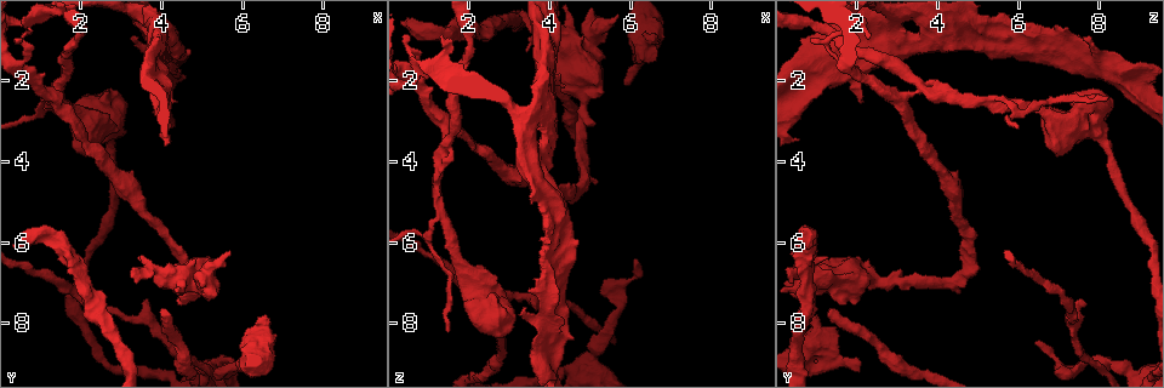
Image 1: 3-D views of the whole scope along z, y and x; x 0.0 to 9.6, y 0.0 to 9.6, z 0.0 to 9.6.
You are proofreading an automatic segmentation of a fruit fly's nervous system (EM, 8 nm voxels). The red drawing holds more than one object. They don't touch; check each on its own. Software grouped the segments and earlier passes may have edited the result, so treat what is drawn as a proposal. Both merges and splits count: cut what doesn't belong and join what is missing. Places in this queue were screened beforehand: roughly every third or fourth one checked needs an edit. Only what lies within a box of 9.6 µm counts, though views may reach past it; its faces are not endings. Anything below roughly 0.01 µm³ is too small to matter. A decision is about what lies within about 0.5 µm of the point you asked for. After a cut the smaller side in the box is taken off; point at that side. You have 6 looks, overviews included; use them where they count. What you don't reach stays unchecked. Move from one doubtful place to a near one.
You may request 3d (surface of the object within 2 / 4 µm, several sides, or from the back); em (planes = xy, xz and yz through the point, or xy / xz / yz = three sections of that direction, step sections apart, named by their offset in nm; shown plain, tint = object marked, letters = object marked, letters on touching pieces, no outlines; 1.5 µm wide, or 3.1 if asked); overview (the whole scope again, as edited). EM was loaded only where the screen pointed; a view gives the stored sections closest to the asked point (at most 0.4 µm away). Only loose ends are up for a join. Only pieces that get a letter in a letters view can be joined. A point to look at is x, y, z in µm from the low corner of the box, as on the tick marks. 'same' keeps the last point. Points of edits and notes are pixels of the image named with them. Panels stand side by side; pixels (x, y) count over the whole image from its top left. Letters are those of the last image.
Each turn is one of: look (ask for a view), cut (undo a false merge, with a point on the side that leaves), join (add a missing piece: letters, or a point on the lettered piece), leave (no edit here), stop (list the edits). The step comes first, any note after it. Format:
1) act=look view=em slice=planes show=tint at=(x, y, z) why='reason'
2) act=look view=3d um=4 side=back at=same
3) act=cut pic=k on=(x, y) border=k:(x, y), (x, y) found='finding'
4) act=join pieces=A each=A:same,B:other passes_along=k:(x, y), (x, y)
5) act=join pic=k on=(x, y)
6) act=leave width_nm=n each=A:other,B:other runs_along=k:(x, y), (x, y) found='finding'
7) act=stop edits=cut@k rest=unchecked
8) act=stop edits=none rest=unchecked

act=look view=3d um=2 at=(3.50, 6.75, 0.55) why='thick turns thin'

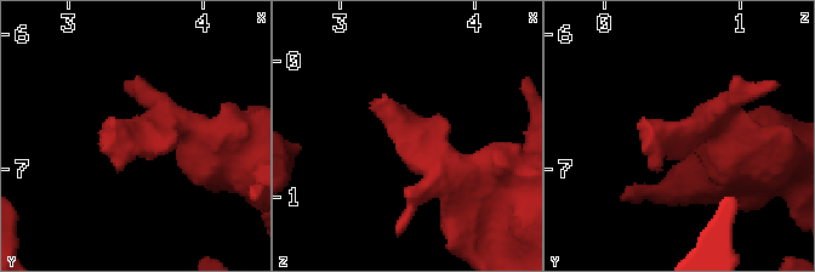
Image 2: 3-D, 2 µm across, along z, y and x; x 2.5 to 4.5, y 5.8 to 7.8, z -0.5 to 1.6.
act=look view=em slice=planes show=letters at=(3.58, 6.76, 0.58) why='now the EM'

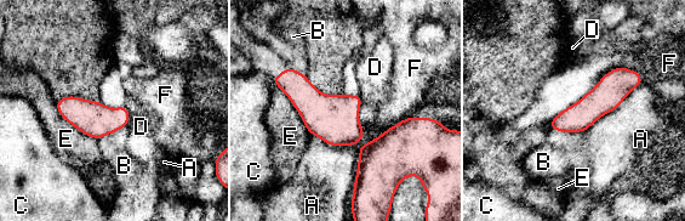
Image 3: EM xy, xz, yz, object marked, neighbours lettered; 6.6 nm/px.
act=leave longest_contact=A:480nm each=A:other,B:other,C:other,D:other,E:other,F:other runs_along=3:(638, 79), (553, 125) found='all the same cell'

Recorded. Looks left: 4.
act=look view=em slice=planes show=letters at=(6.10, 8.50, 6.40) why='free end'

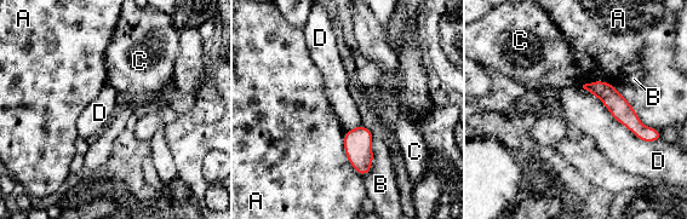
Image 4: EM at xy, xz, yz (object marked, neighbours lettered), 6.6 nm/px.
act=leave each=A:other,B:other,C:other,D:other runs_along=4:(588, 86), (601, 90), (640, 127) found='no lettered piece goes on from it'

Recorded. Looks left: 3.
act=look view=em slice=planes show=letters at=(0.70, 0.65, 1.80) why='abrupt turn'

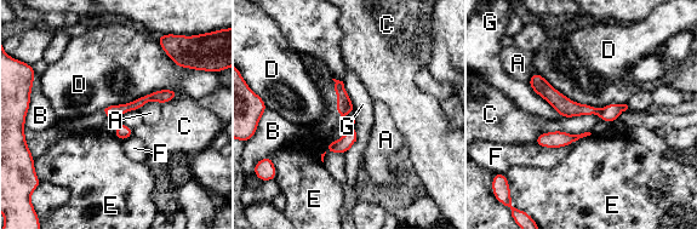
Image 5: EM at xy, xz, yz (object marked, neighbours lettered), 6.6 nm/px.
act=cut pic=5 on=(566, 108) width_nm=100 each=A:other,B:other,C:other,D:other,E:other,F:other,G:other found='two cells meet here'

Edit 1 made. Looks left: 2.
act=stop edits=cut@5 rest=unchecked

